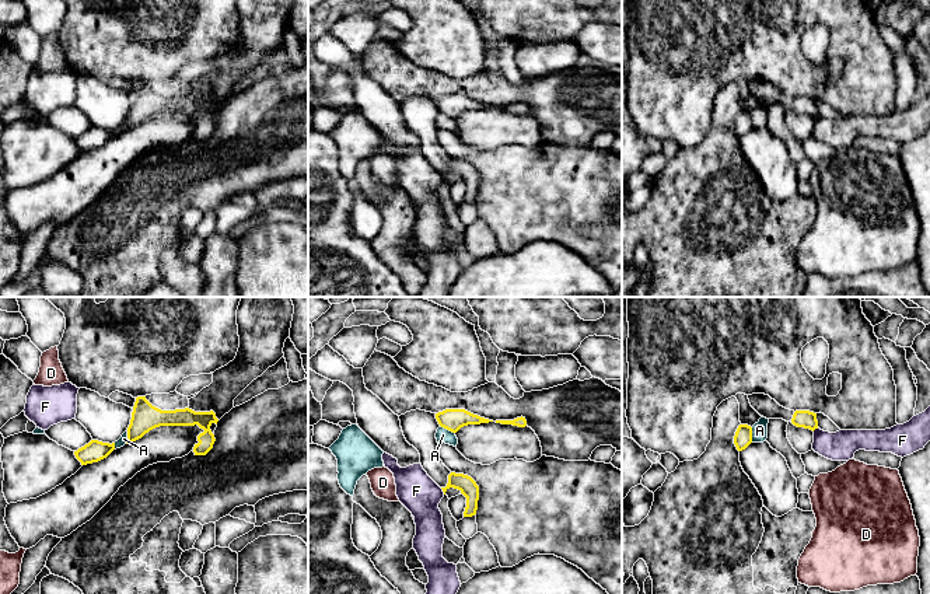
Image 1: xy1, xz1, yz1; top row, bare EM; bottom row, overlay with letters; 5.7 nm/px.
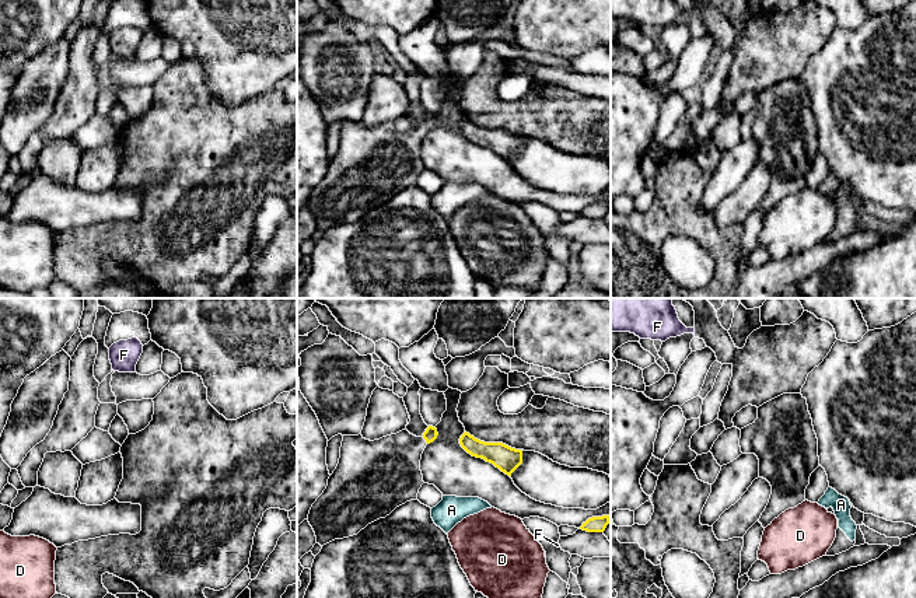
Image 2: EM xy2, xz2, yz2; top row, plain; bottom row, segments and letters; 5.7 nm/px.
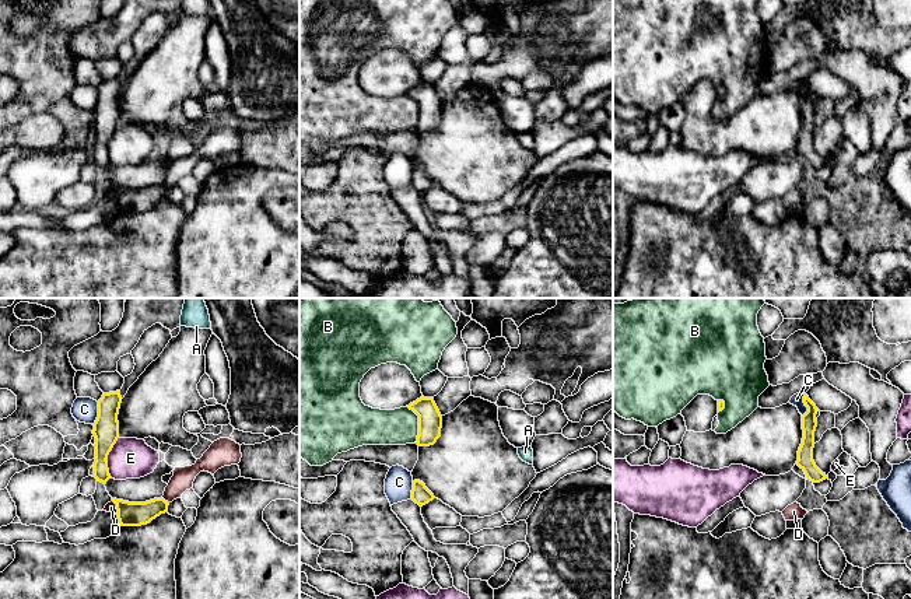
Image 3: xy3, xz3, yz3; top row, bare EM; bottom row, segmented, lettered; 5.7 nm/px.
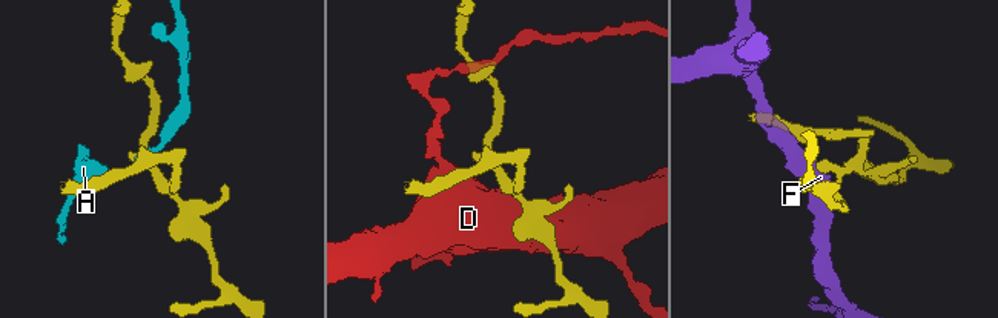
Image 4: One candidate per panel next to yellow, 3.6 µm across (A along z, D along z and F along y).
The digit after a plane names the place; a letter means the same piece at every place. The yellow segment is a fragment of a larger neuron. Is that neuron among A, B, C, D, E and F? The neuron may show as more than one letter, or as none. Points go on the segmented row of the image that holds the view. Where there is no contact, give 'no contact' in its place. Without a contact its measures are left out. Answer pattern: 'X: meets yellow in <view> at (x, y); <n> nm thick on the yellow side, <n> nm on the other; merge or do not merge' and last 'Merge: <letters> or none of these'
A: meets yellow in xz1 at (447, 429); 130 nm thick on the yellow side, 80 nm on the other; do not merge
B: meets yellow in xz3 at (419, 424); 140 nm thick on the yellow side, 200 nm on the other; do not merge
C: meets yellow in xy3 at (98, 413); 140 nm thick on the yellow side, 140 nm on the other; do not merge
D: meets yellow in xy3 at (116, 507); 140 nm thick on the yellow side, 60 nm on the other; do not merge
E: meets yellow in xy3 at (107, 456); 140 nm thick on the yellow side, 240 nm on the other; do not merge
F: meets yellow in xz1 at (443, 491); 100 nm thick on the yellow side, 220 nm on the other; do not merge
Merge: none of these

